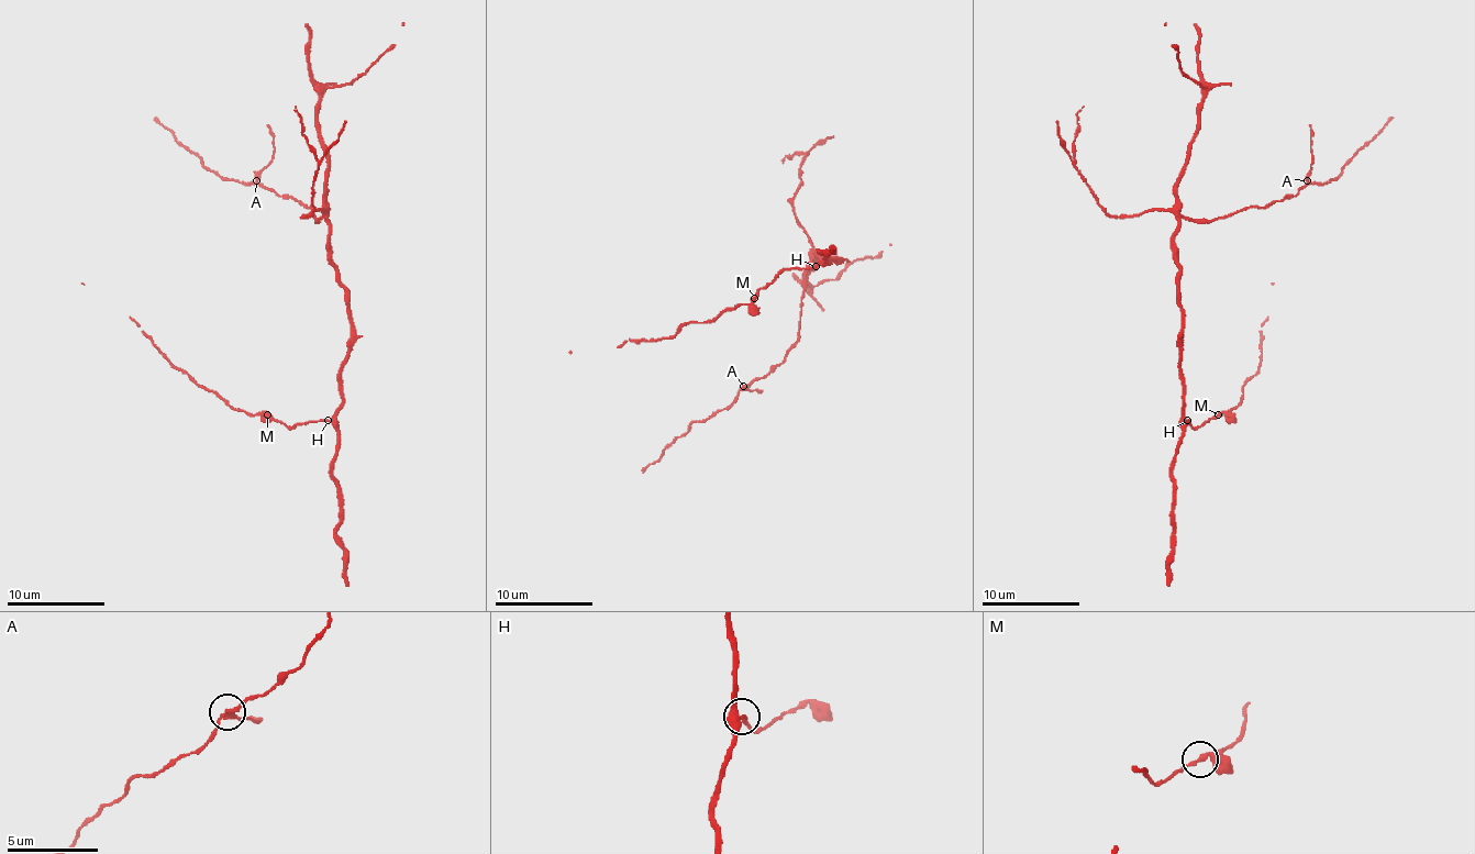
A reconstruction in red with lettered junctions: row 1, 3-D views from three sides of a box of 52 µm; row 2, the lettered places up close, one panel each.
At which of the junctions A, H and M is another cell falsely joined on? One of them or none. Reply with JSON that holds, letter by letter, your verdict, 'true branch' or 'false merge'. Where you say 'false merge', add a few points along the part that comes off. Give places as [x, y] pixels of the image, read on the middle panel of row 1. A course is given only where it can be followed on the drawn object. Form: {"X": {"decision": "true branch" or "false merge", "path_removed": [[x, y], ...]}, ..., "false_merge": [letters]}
{"A": {"decision": "false merge", "path_removed": [[744, 387], [762, 389], [754, 389]]}, "H": {"decision": "true branch"}, "M": {"decision": "true branch"}, "false_merge": ["A"]}

